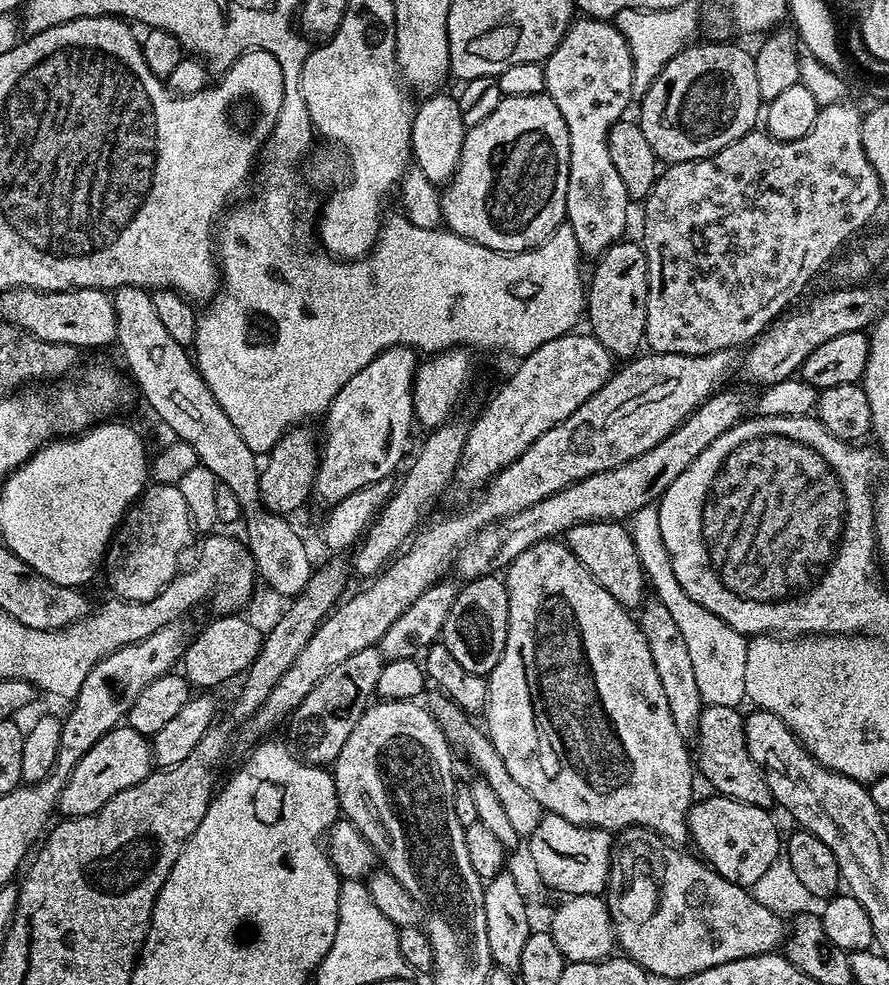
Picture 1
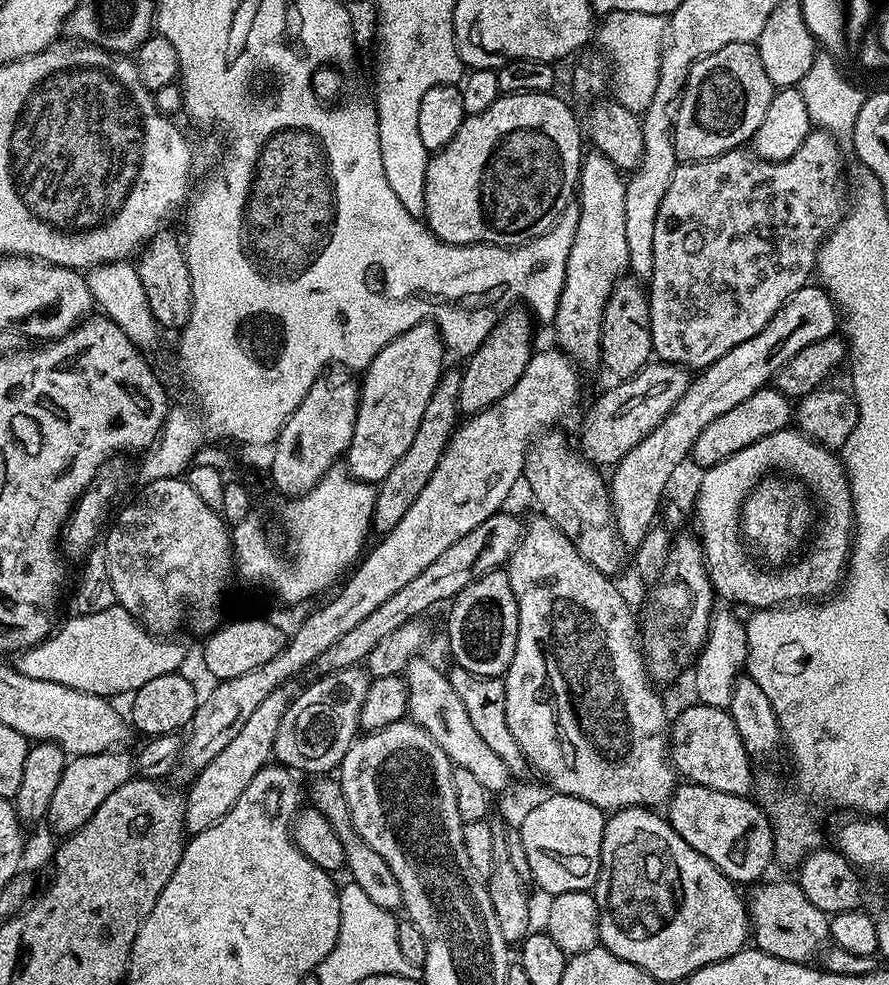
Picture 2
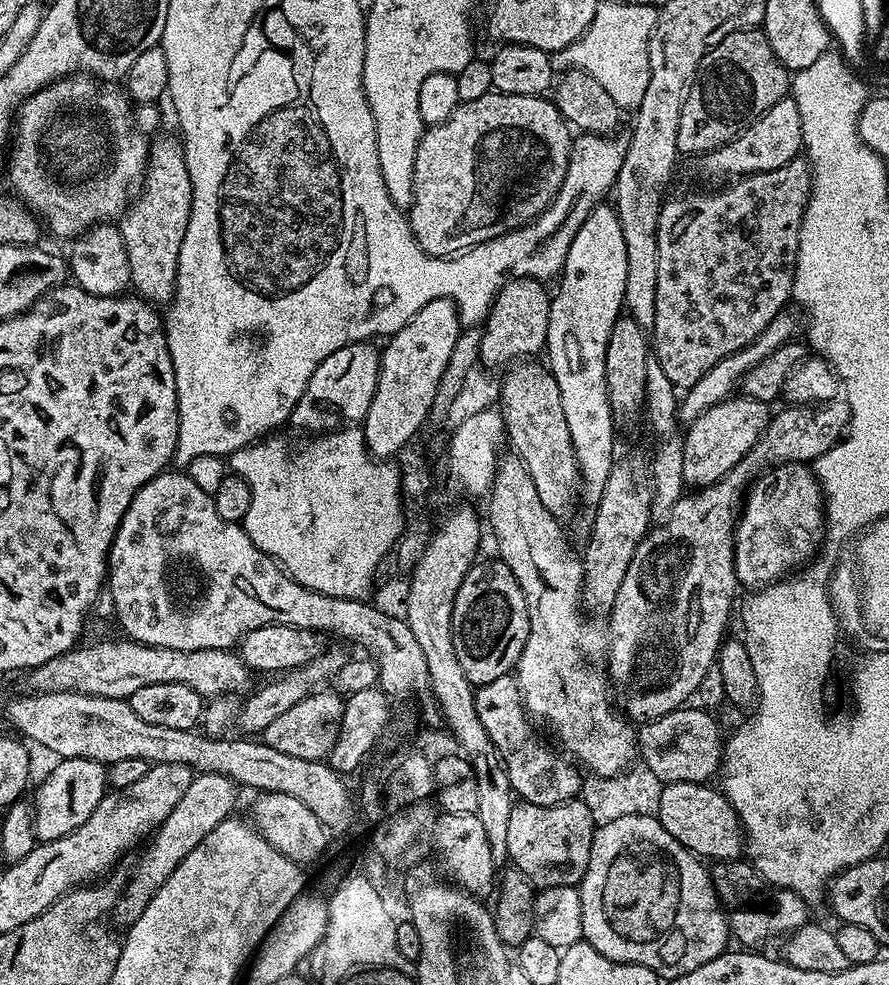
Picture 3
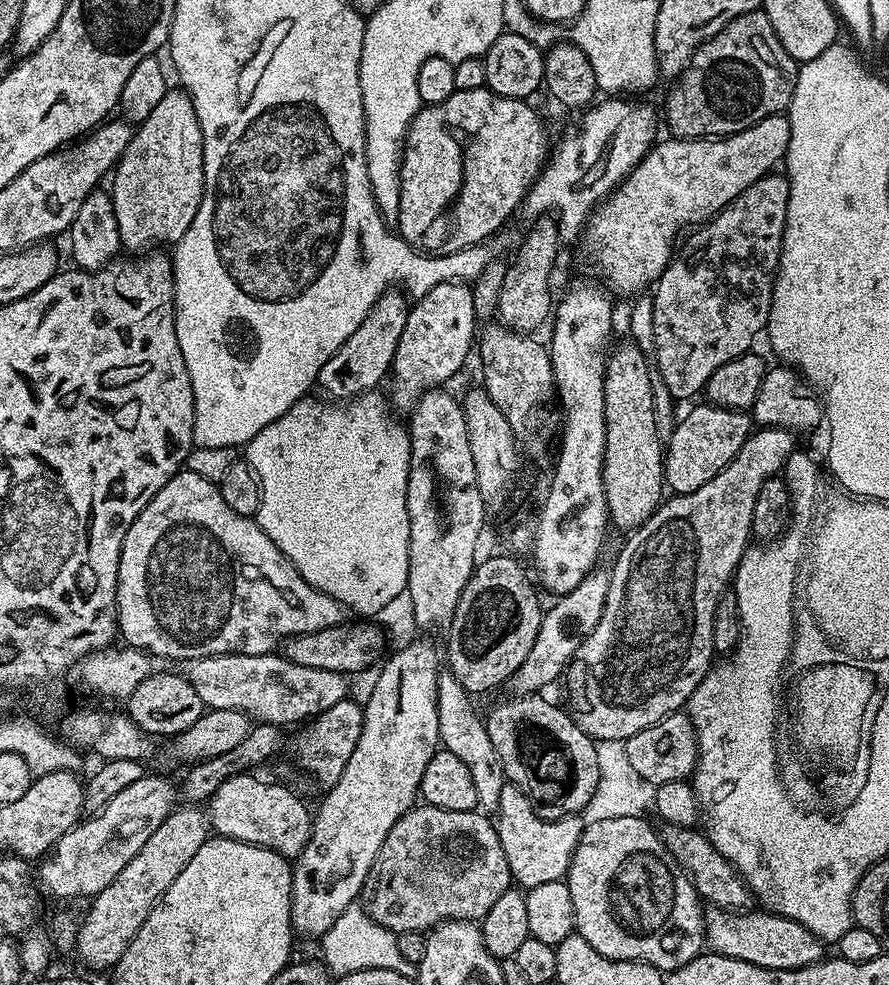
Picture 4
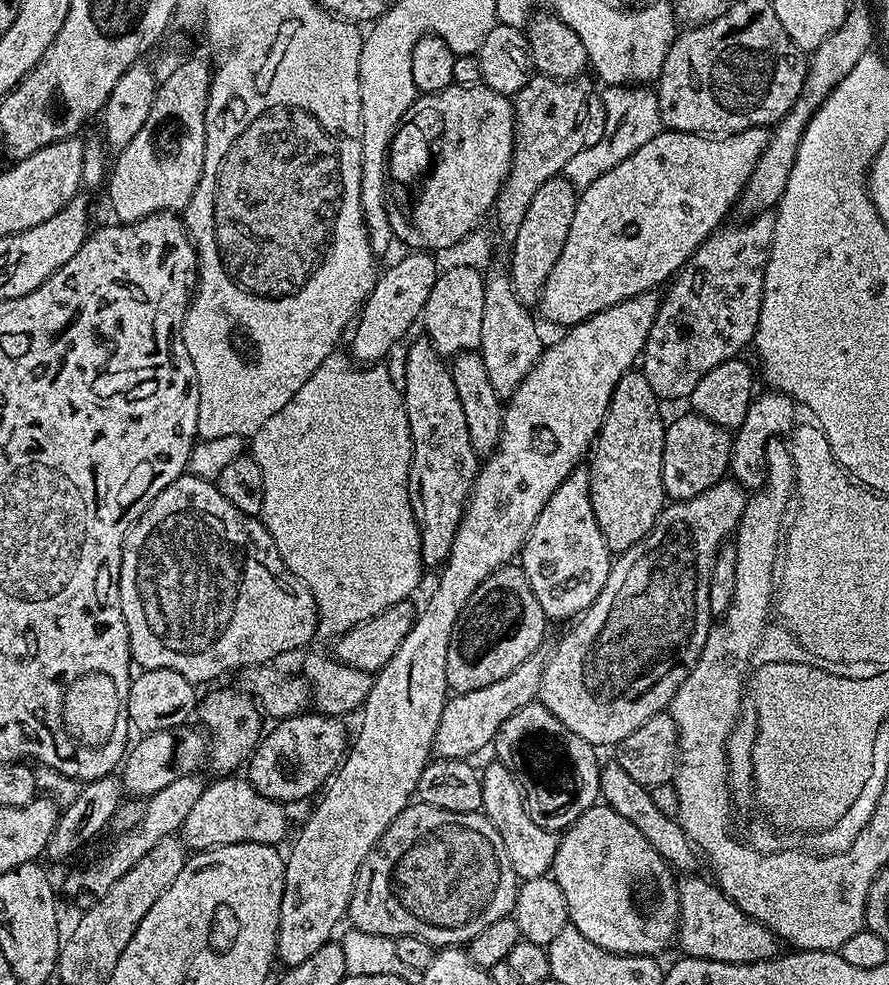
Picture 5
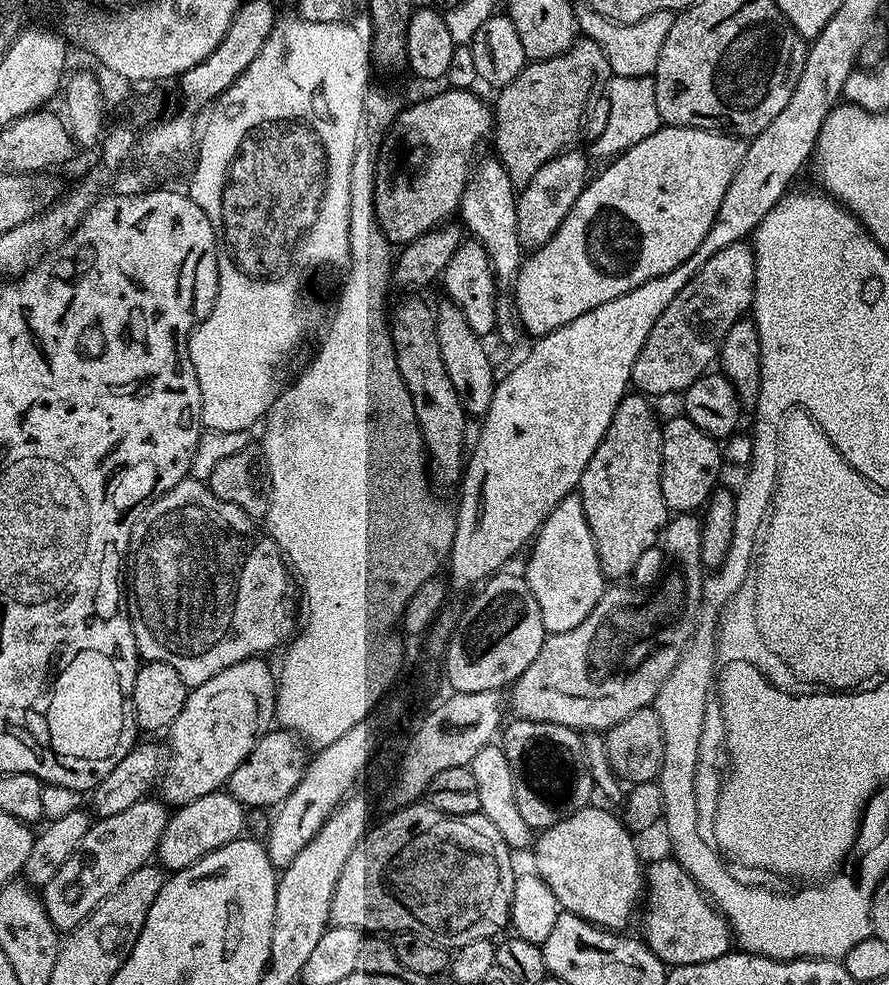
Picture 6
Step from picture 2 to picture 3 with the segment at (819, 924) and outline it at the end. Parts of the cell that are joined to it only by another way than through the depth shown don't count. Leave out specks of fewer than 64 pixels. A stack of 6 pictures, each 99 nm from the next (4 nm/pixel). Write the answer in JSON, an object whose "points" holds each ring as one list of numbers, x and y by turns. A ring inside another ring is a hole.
{"points":[[747,859,721,860,710,868,712,885,718,894,720,904,728,918,728,930,737,945,752,950,756,944,764,944,767,940,779,941,797,932,803,924,809,923,809,901,803,900,794,890,779,888,771,884,758,869,753,868]]}

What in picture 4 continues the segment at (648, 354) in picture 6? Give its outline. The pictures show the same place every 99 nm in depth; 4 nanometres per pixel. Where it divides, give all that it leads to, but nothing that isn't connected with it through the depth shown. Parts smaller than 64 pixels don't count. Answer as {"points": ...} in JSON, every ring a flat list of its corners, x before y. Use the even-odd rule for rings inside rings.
{"points":[[776,175,758,178,758,182,742,190,734,202,726,205,711,220,699,225,691,233,693,236,683,241,684,249,682,244,678,255,666,266,654,285,654,368,660,372,662,381,676,402,699,397,710,374,714,374,718,366,726,366,726,362,749,351,755,345,752,343,756,335,759,332,761,335,768,327,772,291,786,230,786,208,790,198,787,179,783,175]]}

